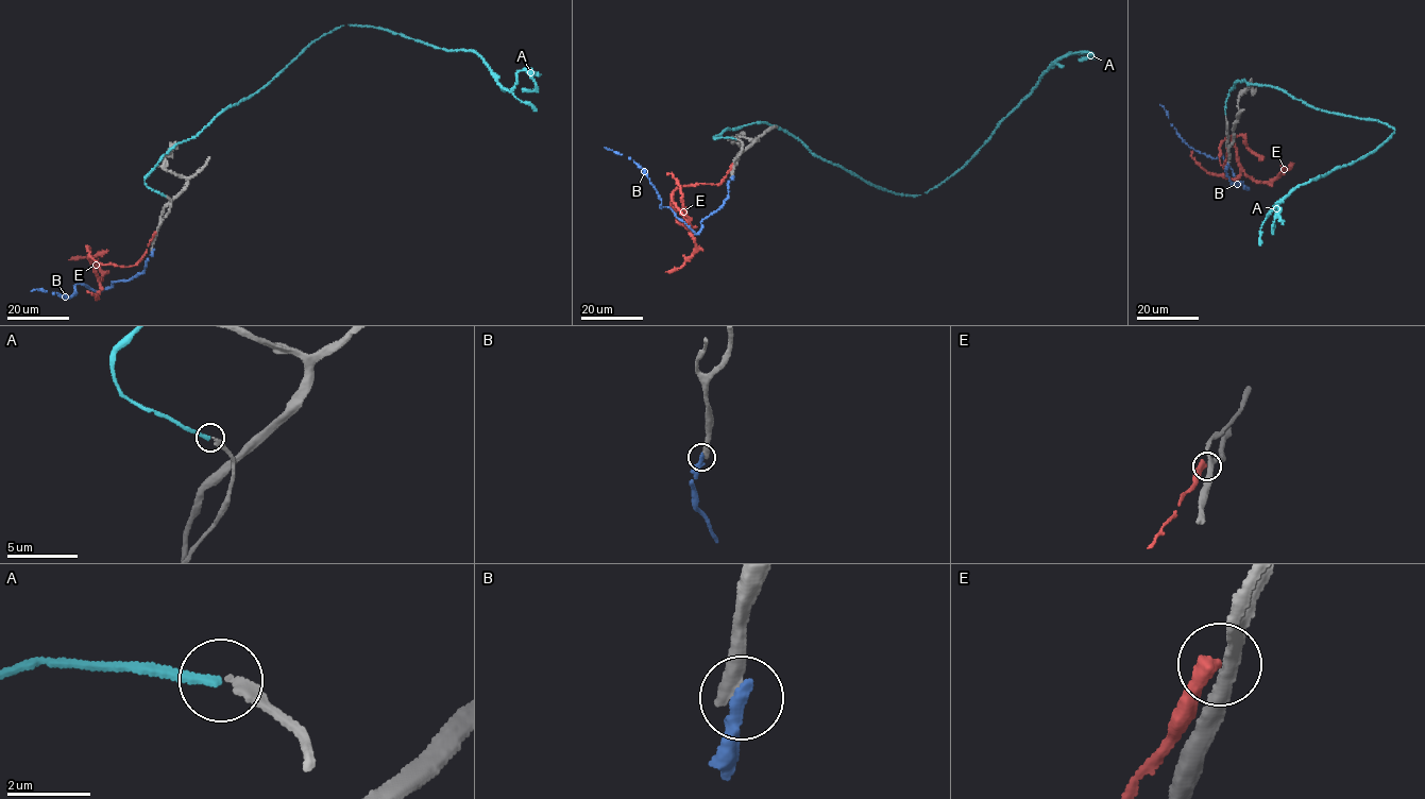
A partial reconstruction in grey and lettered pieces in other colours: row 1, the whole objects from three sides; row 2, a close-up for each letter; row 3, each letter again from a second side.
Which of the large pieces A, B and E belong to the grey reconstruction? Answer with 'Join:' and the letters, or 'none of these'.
Join: A

